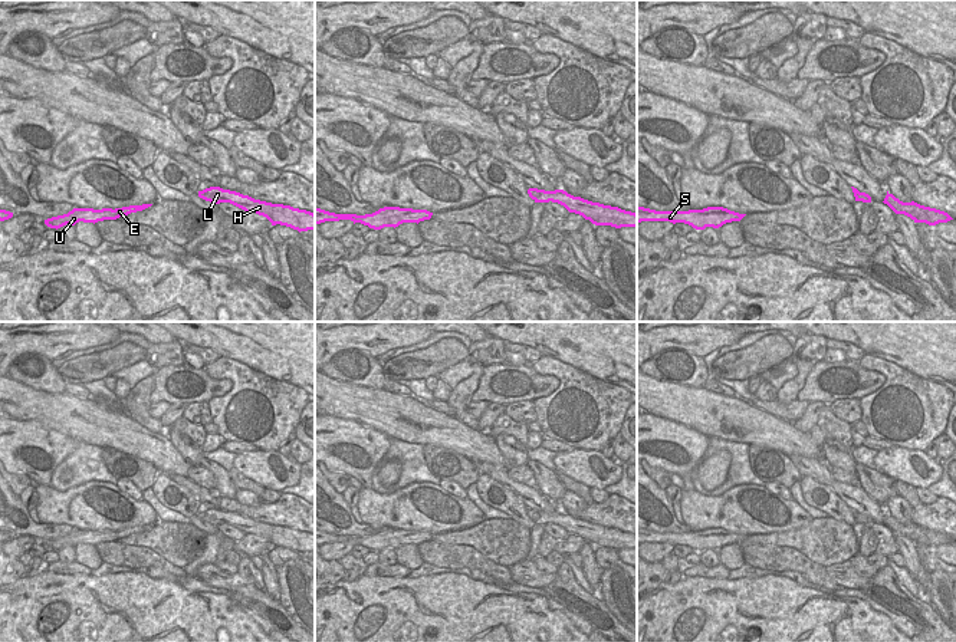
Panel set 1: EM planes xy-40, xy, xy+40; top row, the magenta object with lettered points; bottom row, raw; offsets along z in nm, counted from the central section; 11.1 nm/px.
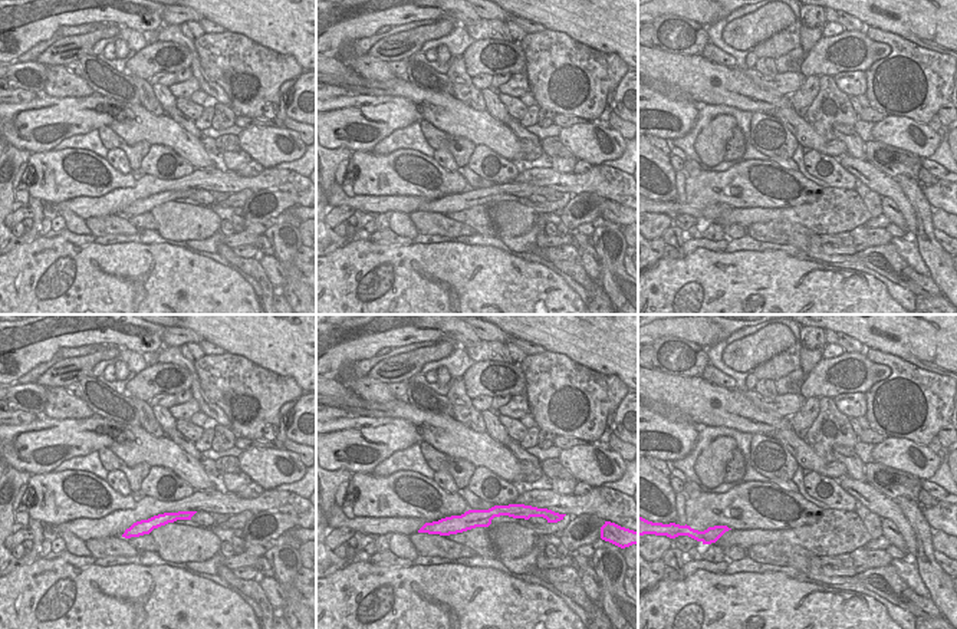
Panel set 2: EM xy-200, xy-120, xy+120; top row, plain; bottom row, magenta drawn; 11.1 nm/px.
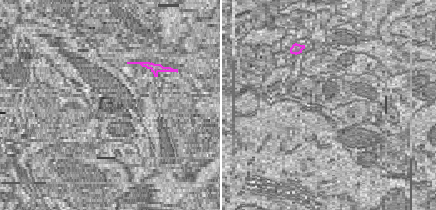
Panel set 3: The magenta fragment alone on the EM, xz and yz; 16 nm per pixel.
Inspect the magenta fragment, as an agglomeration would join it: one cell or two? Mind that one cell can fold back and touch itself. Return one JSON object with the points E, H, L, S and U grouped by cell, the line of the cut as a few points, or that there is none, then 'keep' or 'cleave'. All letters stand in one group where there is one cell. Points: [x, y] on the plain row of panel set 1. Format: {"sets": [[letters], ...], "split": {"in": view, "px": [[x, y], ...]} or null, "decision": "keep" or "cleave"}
{"sets": [["E", "H", "L", "S", "U"]], "split": null, "decision": "keep"}

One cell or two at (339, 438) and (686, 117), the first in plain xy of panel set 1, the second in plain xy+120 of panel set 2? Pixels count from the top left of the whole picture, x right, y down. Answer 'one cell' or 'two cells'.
one cell

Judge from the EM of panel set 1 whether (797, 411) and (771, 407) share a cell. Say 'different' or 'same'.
same

